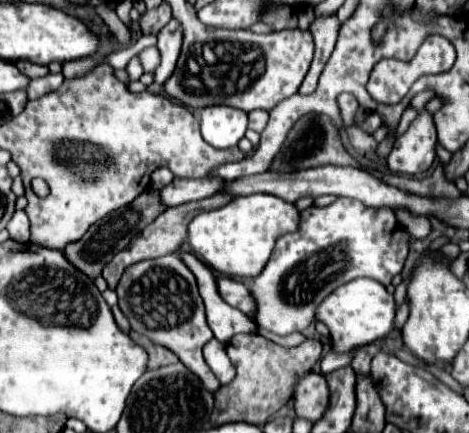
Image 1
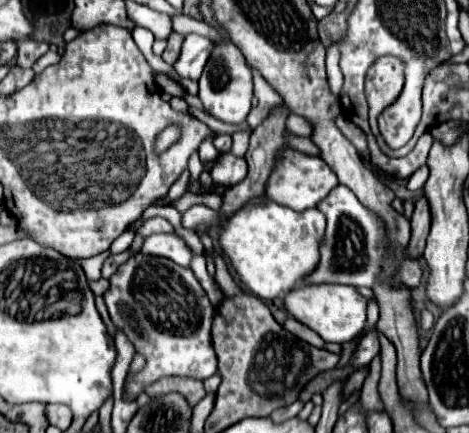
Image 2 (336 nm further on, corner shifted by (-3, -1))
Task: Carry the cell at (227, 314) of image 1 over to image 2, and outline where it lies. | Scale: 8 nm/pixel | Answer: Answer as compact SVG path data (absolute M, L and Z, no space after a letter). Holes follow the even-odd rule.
M153 234L145 240L141 252L151 254L151 256L163 256L173 260L179 266L189 268L191 260L193 260L193 252L191 248L185 244L185 240L179 234Z

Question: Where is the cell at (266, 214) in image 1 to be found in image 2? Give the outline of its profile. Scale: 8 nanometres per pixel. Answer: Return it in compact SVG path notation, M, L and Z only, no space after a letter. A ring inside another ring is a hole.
M267 198L263 204L229 216L221 228L219 246L241 278L241 284L257 298L271 300L281 292L293 290L309 274L309 268L317 266L317 244L323 232L325 216L317 208L295 212Z

